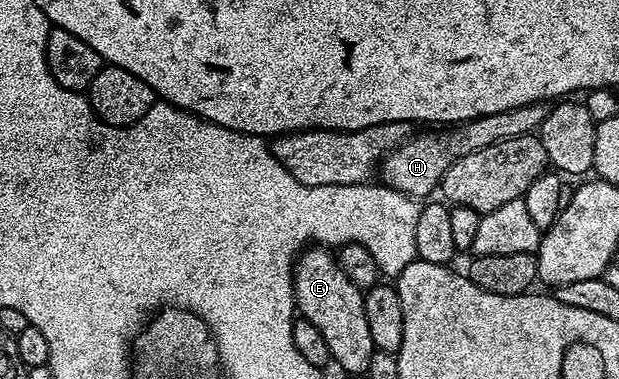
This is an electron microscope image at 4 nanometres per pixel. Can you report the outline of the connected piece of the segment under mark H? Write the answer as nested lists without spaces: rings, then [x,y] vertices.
[[[537,101],[528,103],[524,107],[496,111],[496,115],[477,117],[475,121],[459,124],[449,130],[450,137],[442,138],[438,133],[422,133],[419,137],[411,136],[382,158],[380,162],[381,180],[391,189],[407,193],[410,197],[429,198],[431,196],[429,193],[433,189],[435,192],[441,186],[442,177],[456,159],[460,159],[472,151],[480,151],[480,147],[488,147],[497,141],[537,134],[542,128],[547,112],[547,106],[543,102]]]

